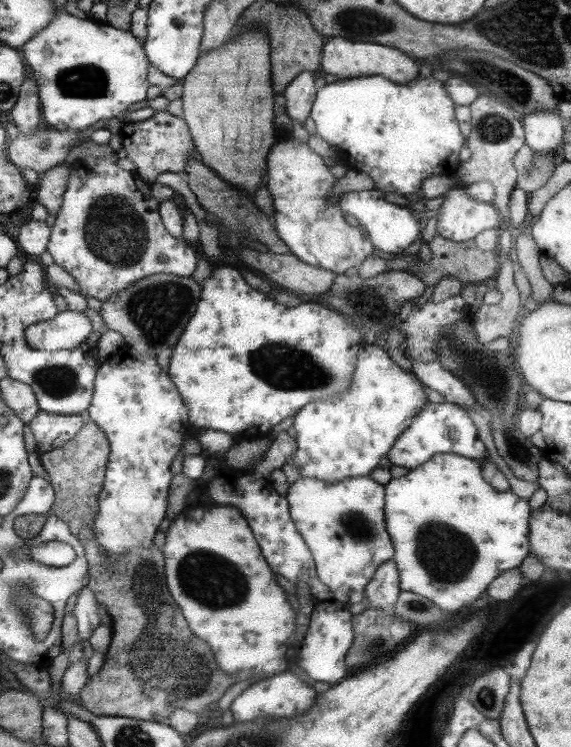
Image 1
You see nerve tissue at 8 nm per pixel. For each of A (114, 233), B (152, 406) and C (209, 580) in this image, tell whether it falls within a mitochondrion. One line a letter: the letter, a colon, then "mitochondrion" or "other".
A: mitochondrion
B: other
C: mitochondrion

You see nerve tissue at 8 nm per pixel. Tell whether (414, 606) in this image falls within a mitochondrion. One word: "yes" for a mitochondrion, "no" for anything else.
yes

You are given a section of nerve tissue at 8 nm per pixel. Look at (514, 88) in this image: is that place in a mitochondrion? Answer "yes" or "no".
yes

